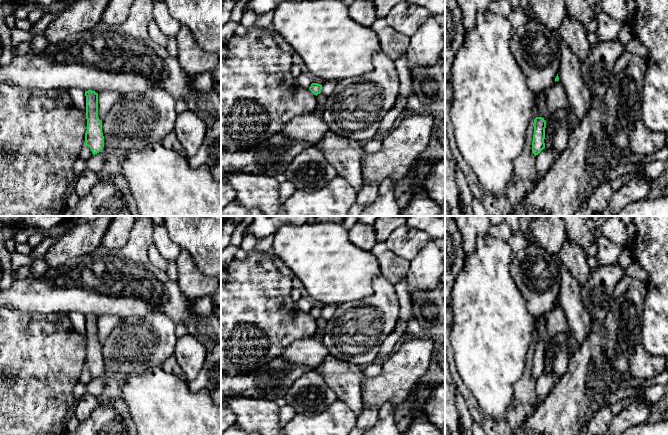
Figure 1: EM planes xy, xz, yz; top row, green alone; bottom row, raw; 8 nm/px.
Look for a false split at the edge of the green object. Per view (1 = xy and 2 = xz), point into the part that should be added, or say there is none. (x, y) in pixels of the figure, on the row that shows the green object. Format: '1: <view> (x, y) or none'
1: none
2: none

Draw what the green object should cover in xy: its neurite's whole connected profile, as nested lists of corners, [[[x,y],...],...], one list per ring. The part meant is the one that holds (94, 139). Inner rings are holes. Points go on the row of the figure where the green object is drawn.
[[[92,90],[85,91],[87,130],[85,133],[85,145],[93,155],[99,153],[104,147],[102,121],[98,117],[98,93]]]

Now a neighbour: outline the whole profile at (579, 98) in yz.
[[[554,31],[560,45],[561,59],[558,77],[566,92],[568,106],[577,119],[577,125],[583,120],[592,106],[593,98],[584,84],[580,70],[581,63],[568,46]]]

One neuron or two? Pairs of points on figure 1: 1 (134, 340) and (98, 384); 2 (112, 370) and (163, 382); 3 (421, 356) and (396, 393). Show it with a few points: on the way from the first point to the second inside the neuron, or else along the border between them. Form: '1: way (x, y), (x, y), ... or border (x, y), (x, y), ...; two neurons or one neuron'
1: way (128, 351), (108, 373); one neuron
2: border (156, 366), (148, 366), (142, 372), (123, 379); two neurons
3: way (412, 365), (396, 381), (396, 384); one neuron

